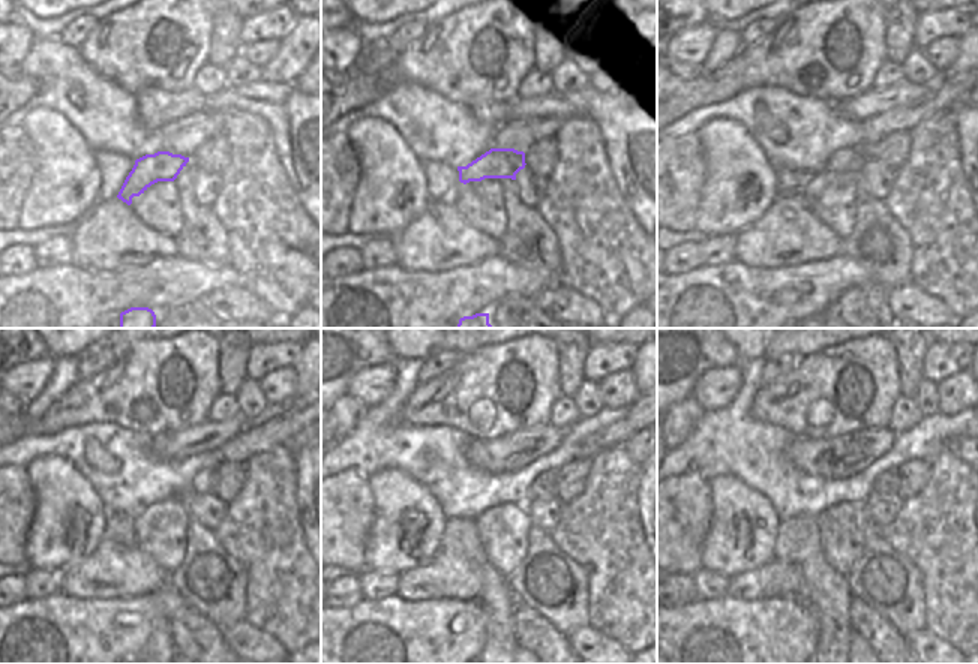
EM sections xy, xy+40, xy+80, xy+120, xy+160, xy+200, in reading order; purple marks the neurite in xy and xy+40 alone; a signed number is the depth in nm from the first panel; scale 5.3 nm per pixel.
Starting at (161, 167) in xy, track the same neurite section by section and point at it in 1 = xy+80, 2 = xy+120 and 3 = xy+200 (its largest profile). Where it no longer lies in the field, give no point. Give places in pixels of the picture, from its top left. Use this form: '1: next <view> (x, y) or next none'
1: next xy+80 (846, 159)
2: next xy+120 (203, 483)
3: next xy+200 (887, 483)

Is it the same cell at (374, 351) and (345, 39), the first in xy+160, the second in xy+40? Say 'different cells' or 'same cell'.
different cells

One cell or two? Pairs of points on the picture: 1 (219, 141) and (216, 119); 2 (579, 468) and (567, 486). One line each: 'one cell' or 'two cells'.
1: two cells
2: one cell

